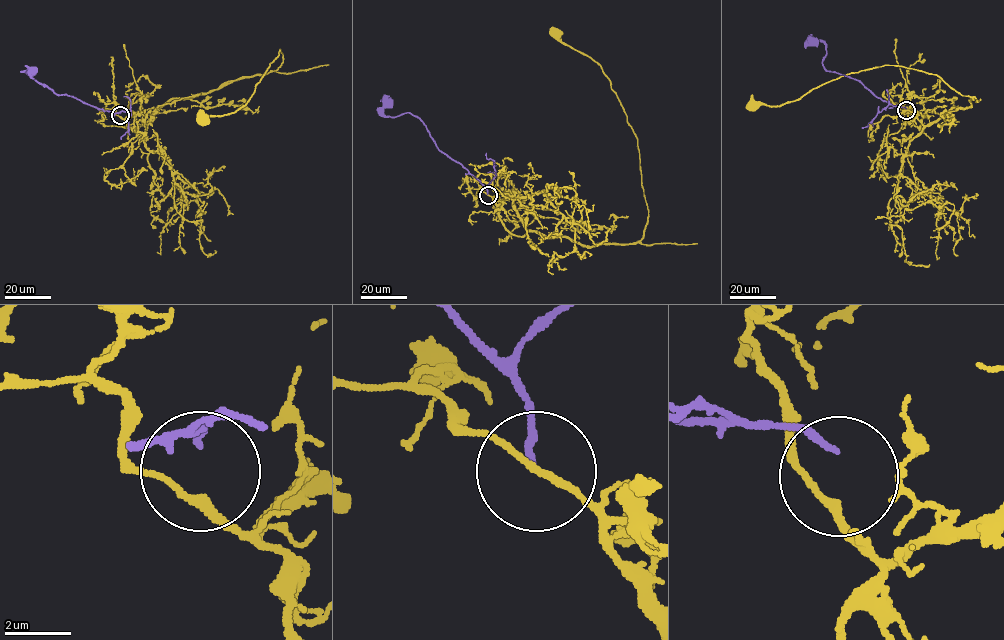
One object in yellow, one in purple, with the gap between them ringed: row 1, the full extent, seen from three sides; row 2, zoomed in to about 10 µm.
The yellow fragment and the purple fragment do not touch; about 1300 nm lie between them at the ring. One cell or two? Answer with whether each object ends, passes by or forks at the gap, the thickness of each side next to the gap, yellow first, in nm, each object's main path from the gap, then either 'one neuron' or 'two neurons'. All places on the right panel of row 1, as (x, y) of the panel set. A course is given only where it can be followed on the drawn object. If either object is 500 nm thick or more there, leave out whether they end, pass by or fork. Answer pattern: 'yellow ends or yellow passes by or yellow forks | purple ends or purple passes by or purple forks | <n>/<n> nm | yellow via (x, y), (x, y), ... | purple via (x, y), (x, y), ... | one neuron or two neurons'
yellow passes by | purple ends | 240/190 nm | yellow via (906, 112), (946, 116), (973, 99), (935, 74), (885, 65), (847, 73), (779, 106), (751, 106) | purple via (906, 109), (877, 98), (858, 80), (827, 71), (822, 61), (826, 45), (811, 41) | two neurons

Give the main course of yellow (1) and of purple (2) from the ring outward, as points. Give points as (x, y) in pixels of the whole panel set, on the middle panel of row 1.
1: (488, 195), (520, 236), (534, 231), (590, 246), (643, 237), (637, 140), (601, 66), (556, 32)
2: (488, 194), (487, 189), (466, 169), (437, 148), (418, 118), (405, 113), (386, 116), (383, 102), (387, 101)

